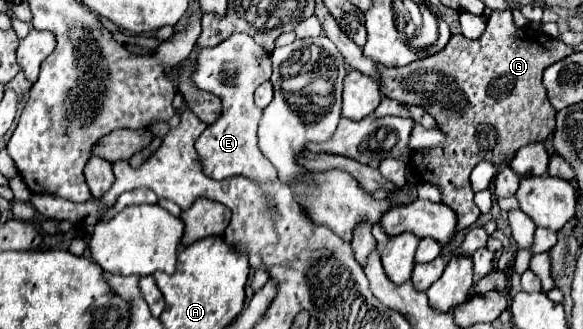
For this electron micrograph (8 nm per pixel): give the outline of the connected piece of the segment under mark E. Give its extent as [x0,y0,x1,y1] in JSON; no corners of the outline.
[194,34,276,186]

